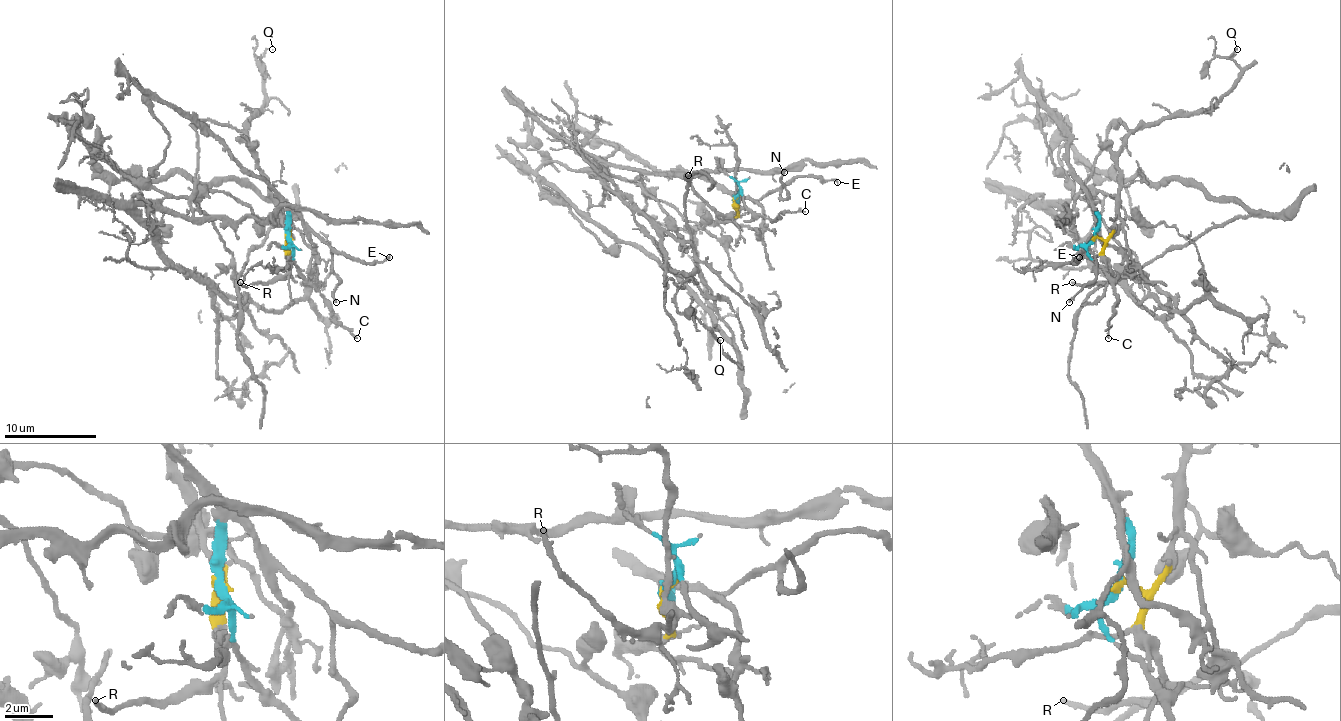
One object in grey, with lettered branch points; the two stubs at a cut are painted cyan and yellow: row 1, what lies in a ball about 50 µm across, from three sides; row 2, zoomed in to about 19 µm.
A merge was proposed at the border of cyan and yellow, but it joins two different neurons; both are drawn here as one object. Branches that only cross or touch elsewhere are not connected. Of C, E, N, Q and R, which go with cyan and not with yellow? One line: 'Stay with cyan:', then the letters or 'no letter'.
Stay with cyan: C, E, N

